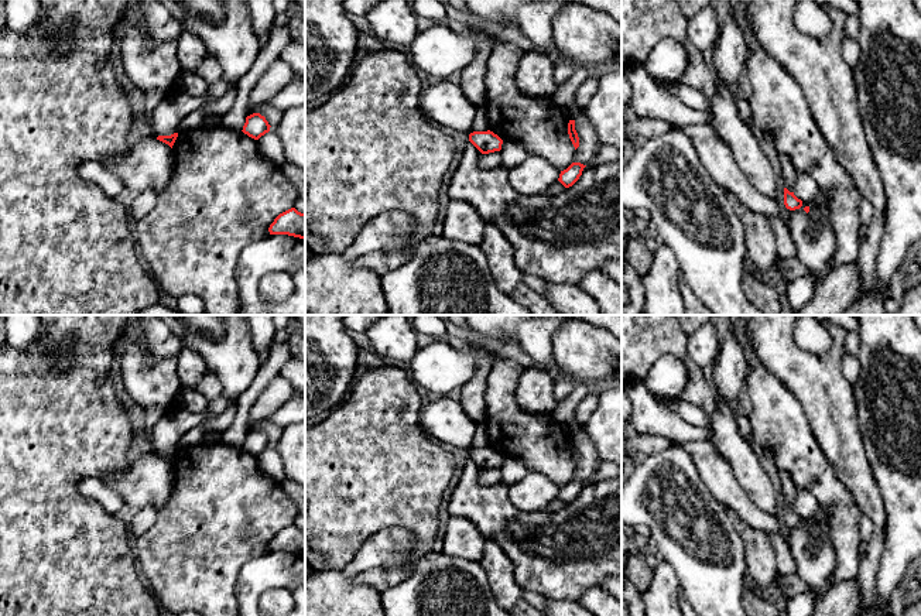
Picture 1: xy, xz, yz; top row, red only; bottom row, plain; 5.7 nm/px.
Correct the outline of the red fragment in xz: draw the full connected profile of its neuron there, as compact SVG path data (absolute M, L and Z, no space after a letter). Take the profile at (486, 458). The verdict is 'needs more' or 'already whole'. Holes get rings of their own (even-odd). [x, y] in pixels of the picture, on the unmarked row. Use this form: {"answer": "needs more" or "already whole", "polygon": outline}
{"answer": "already whole", "polygon": "M473 448L469 458L482 469L489 470L501 466L503 456L493 448Z"}

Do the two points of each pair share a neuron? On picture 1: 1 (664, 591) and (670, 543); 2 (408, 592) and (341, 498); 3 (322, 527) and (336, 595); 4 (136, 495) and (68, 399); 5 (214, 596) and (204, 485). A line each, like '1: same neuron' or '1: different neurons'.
1: different neurons
2: different neurons
3: different neurons
4: different neurons
5: same neuron

